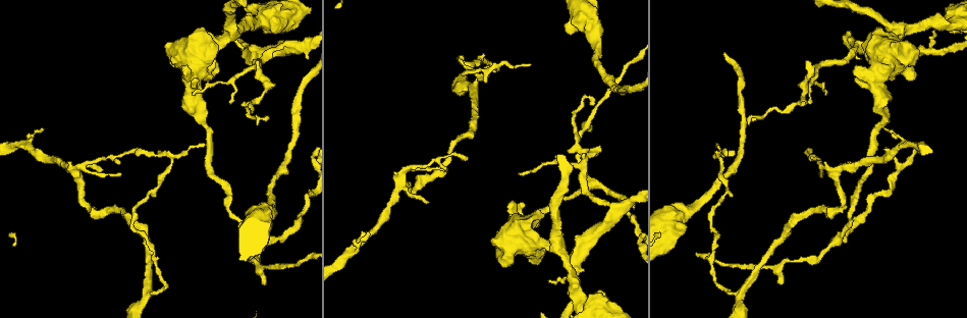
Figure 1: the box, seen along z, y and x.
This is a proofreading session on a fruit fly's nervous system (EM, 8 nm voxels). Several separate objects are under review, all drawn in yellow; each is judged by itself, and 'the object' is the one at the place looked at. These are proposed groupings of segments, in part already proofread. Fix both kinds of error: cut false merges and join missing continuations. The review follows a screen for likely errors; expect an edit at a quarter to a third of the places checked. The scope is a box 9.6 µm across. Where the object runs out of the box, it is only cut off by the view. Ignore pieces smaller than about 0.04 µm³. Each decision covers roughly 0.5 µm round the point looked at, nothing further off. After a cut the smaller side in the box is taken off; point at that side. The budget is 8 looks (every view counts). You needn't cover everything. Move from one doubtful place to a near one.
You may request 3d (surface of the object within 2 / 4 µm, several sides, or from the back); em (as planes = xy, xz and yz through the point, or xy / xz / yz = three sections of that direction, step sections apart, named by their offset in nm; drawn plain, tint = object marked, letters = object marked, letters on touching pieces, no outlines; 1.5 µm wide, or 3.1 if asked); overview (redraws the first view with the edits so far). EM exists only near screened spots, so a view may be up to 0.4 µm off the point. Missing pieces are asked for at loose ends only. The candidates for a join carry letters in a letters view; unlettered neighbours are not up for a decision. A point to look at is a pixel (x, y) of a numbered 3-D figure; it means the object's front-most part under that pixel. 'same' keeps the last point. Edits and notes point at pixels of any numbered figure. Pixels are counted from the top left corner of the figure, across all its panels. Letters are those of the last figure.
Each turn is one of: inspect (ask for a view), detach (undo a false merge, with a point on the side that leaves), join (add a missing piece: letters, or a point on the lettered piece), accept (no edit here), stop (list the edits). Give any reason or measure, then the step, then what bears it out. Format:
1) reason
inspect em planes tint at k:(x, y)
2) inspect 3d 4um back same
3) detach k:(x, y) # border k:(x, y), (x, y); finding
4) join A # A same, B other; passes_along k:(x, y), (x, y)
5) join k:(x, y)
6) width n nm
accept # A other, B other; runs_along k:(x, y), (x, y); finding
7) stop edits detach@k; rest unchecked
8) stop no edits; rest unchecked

thin end
inspect 3d 4um at 1:(716, 143)

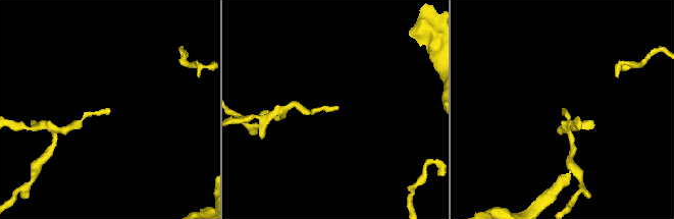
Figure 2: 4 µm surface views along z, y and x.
inspect em planes letters at 2:(108, 111)

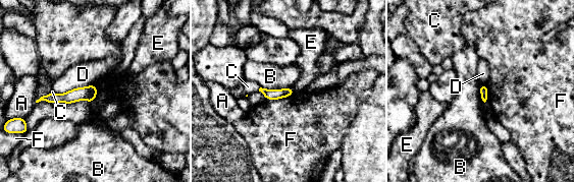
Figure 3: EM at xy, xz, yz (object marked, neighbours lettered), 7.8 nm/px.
accept # A other, B other, C other, D other, E other, F other; runs_along 3:(94, 89), (68, 98), (45, 98); none of them fits

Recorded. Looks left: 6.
thin end
inspect 3d 4um at 1:(228, 102)

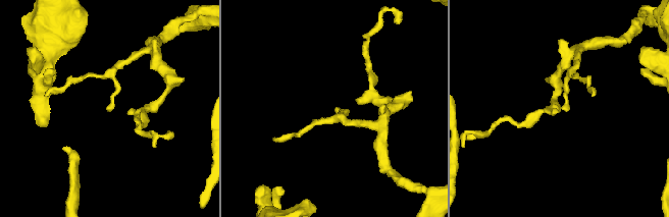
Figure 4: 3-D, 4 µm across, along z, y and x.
inspect em xy step 4 tint at 4:(561, 108)

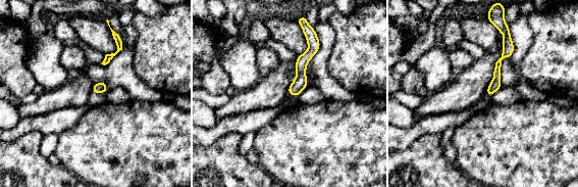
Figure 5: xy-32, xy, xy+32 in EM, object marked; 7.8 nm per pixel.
inspect em planes letters same

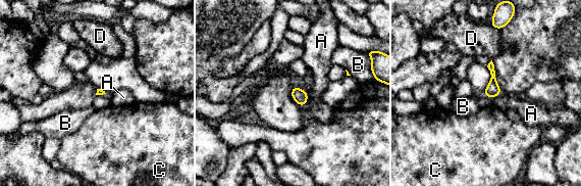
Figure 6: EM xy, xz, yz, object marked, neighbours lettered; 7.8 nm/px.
accept # A other, B other, C other, D other; border 6:(308, 94), (308, 100), (302, 106); none of them fits

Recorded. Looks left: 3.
a narrow waist
inspect 3d 4um back at 1:(791, 262)

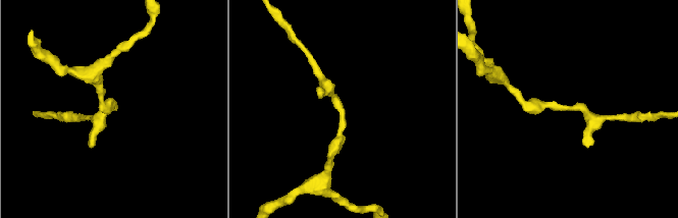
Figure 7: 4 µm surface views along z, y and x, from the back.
inspect em planes tint at 7:(566, 105)

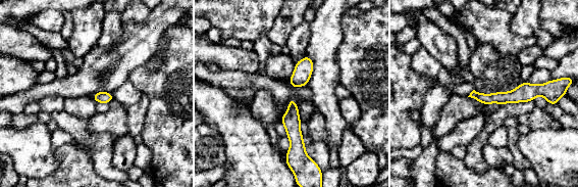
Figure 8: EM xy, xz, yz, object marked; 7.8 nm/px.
what lies round it
inspect em planes letters same

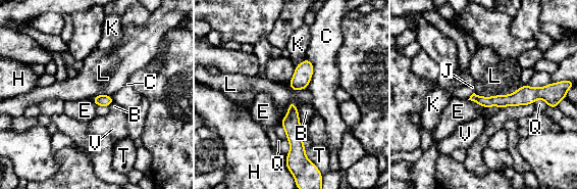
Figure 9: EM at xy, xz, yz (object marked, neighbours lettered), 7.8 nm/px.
width 100 nm
accept # B other, C other, E other, H other, J other, K other, L other, Q other, T other, V other; border 9:(521, 85), (504, 95), (474, 93); all the same cell

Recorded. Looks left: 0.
stop no edits; rest unchecked

